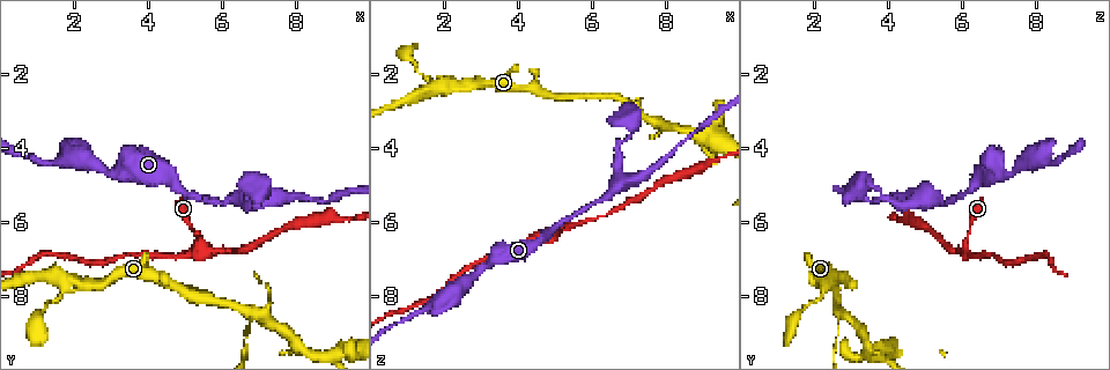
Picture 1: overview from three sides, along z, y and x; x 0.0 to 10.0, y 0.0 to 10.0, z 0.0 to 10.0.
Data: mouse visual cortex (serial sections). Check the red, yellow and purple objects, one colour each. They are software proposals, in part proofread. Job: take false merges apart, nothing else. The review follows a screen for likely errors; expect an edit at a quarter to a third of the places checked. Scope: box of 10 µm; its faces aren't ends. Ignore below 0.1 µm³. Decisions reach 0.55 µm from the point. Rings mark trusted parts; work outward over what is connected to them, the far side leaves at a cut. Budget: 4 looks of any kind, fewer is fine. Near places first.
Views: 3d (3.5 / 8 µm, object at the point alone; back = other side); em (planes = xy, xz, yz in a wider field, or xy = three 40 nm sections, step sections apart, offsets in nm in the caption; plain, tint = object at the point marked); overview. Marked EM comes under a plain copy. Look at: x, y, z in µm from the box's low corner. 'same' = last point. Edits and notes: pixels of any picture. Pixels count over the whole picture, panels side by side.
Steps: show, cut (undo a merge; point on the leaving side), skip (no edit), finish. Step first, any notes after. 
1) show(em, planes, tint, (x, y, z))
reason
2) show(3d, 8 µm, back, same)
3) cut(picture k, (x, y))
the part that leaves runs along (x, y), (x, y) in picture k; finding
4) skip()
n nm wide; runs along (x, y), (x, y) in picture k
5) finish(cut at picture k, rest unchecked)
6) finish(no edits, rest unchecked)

show(3d, 3.5 µm, (6.90, 5.50, 4.85))
sharp bend

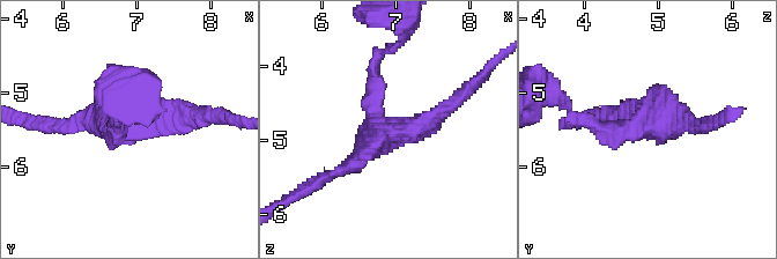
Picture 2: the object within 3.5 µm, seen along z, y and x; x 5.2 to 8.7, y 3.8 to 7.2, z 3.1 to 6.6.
show(em, xy, step 1, tint, (6.90, 5.45, 4.90))

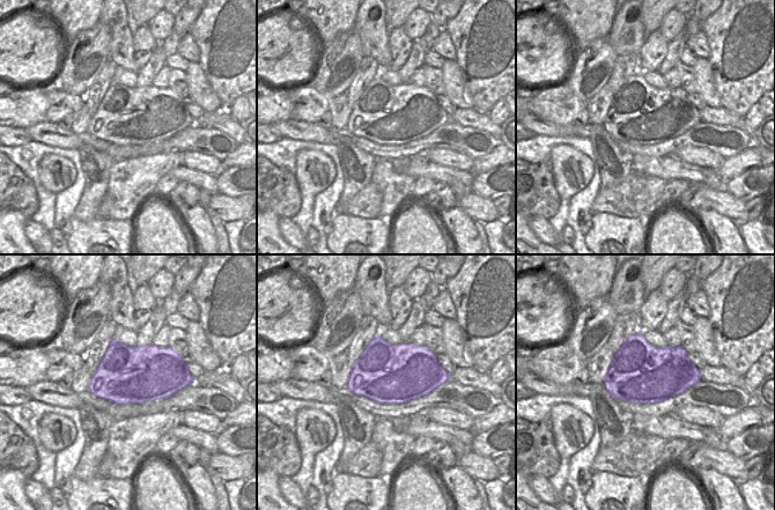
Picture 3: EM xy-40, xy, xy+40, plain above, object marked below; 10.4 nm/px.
skip()
runs along (323, 177), (387, 133), (377, 65) in picture 2; all the same cell

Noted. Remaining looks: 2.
show(3d, 3.5 µm, (6.75, 8.45, 2.60))
small branch off a trunk

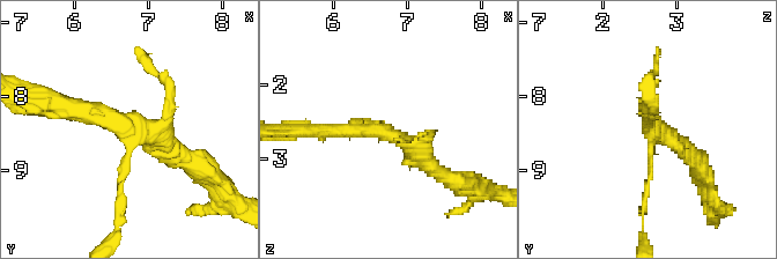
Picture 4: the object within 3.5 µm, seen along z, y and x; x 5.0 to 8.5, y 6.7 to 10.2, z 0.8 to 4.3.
show(em, planes, tint, (6.70, 8.40, 2.65))

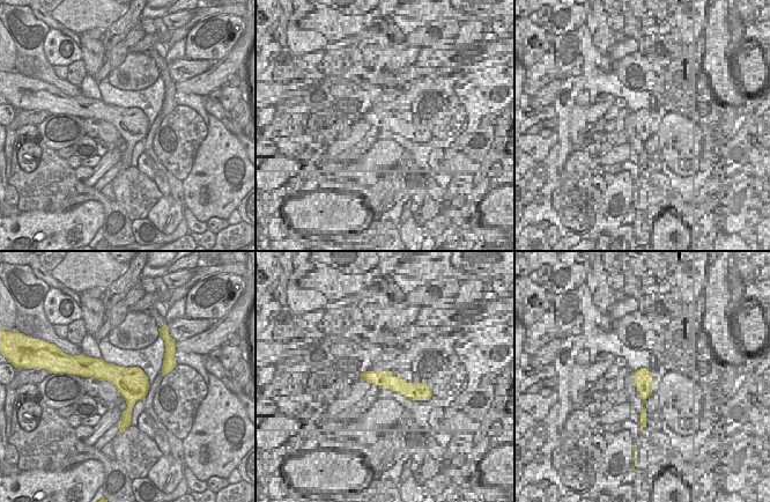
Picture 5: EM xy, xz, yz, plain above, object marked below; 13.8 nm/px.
skip()
runs along (54, 102), (161, 134), (182, 158) in picture 4; all the same cell

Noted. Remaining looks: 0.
finish(no edits, rest unchecked)

